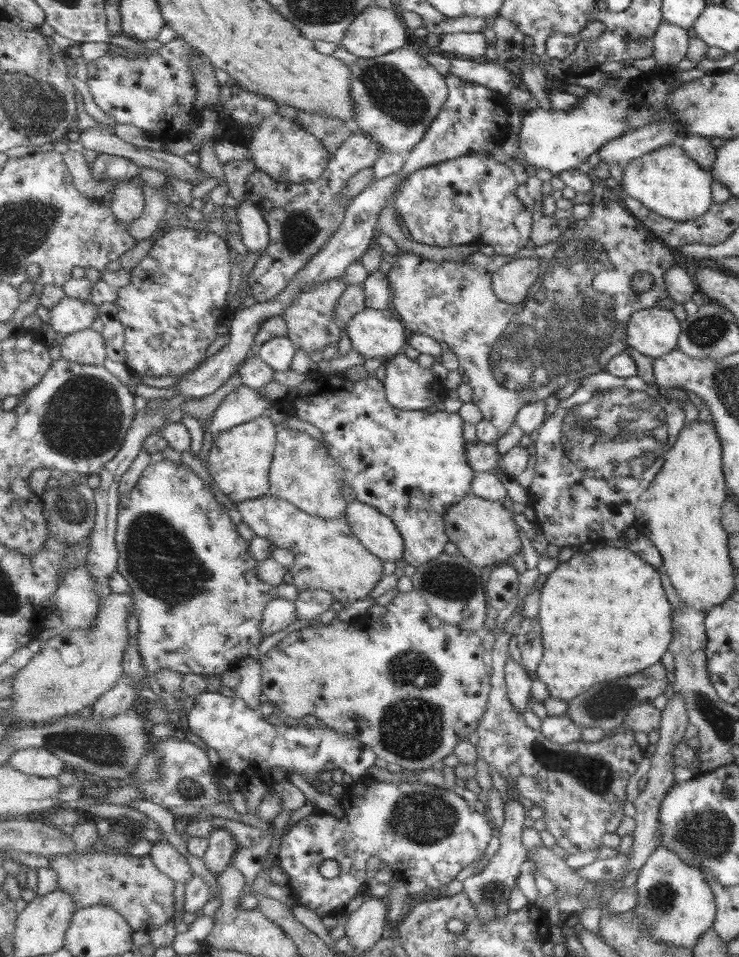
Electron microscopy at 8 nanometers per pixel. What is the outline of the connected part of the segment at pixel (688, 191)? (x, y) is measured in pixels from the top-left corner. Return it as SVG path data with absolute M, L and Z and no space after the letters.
M682 143L662 146L654 152L632 159L626 166L622 186L631 198L638 199L662 216L689 221L701 217L713 206L711 185L713 175L702 170Z

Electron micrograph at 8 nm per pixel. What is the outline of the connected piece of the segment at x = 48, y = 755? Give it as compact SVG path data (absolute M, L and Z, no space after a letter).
M44 747L16 750L10 763L16 770L42 778L58 778L68 769L65 760Z

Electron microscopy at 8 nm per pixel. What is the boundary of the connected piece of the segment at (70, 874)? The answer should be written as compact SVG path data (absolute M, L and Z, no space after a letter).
M104 851L88 853L72 853L69 855L58 855L51 860L51 867L59 875L59 890L73 896L78 910L90 906L103 905L113 907L130 922L130 927L135 932L151 934L154 930L164 927L175 918L174 906L176 906L176 882L160 871L151 855L134 856L122 853Z

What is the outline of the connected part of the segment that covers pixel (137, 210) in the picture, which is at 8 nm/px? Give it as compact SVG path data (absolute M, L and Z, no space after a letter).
M136 181L121 182L113 190L110 202L114 214L126 224L136 221L145 213L147 203L146 192Z

